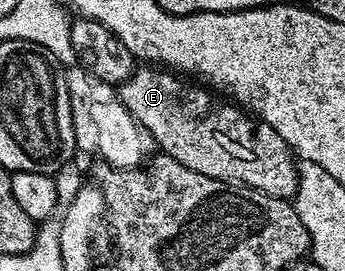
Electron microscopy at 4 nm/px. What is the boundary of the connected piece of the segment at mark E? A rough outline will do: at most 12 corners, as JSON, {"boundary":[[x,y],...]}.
{"boundary":[[141,66],[123,106],[174,165],[298,195],[299,168],[204,87]]}

